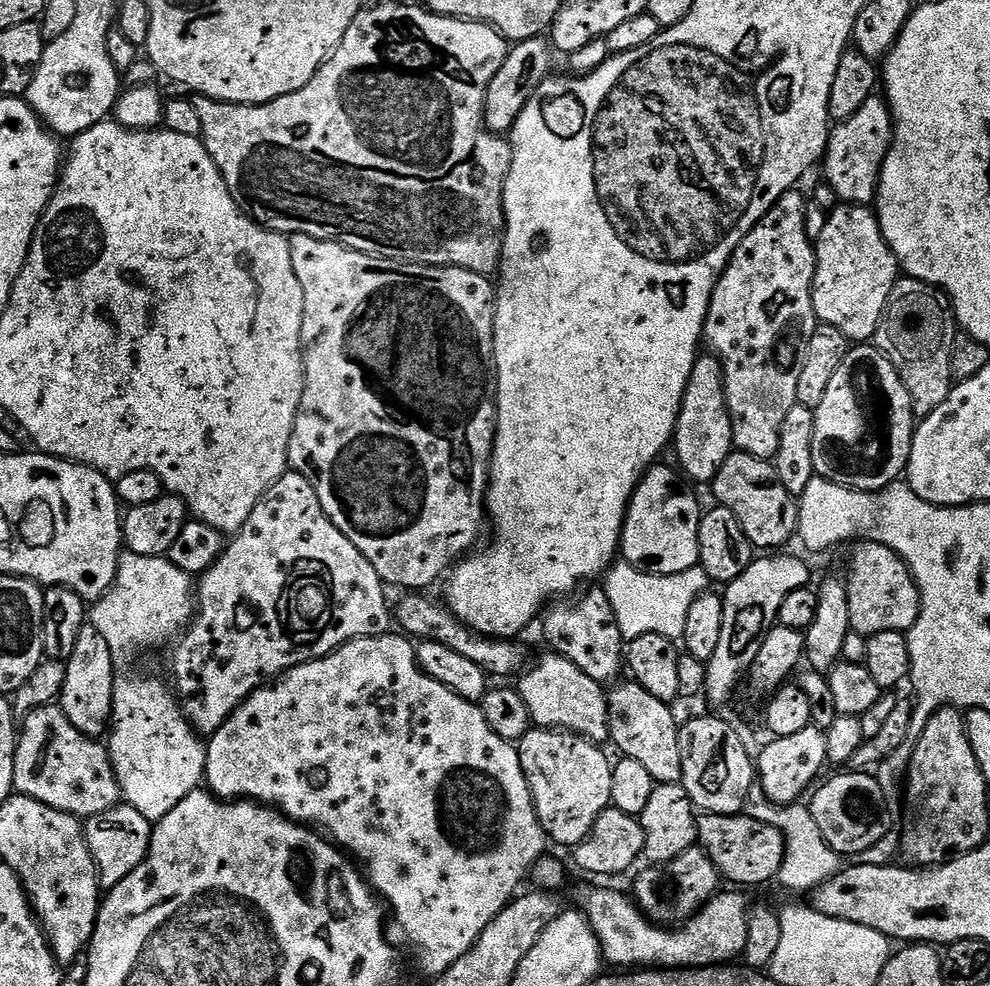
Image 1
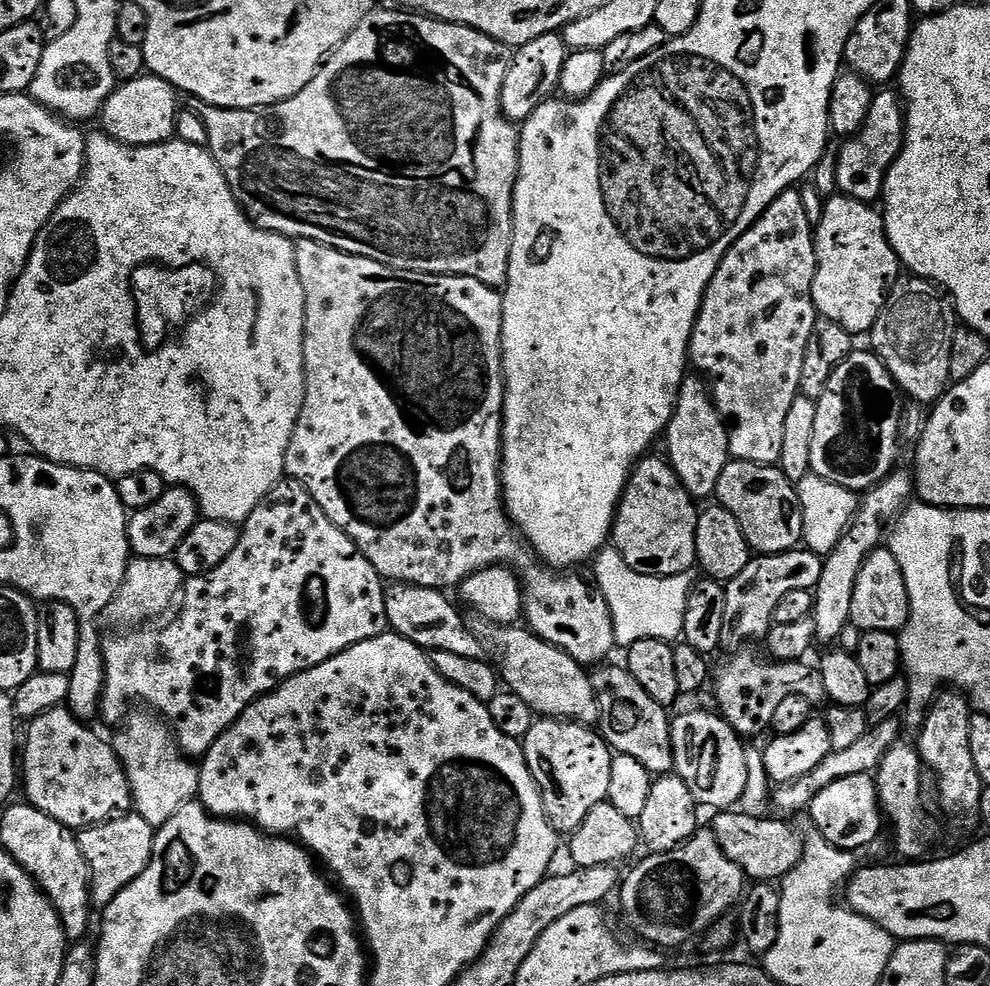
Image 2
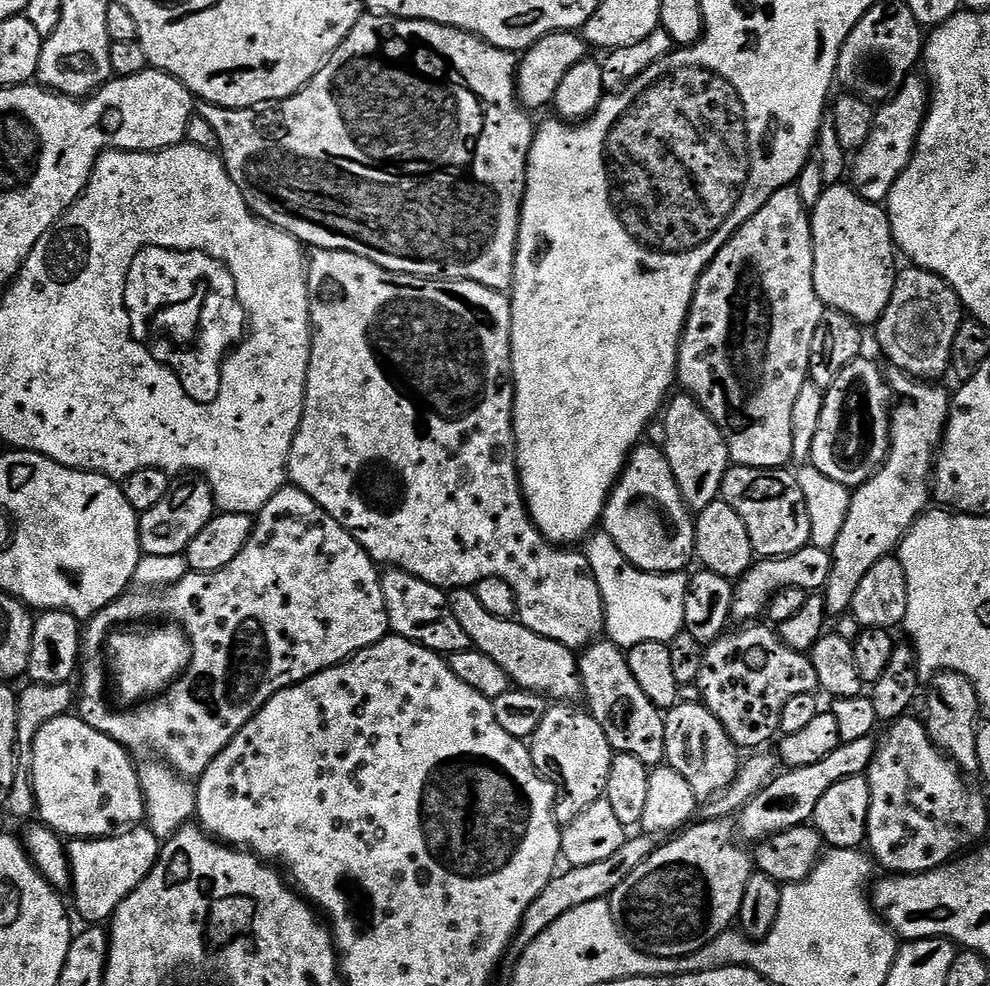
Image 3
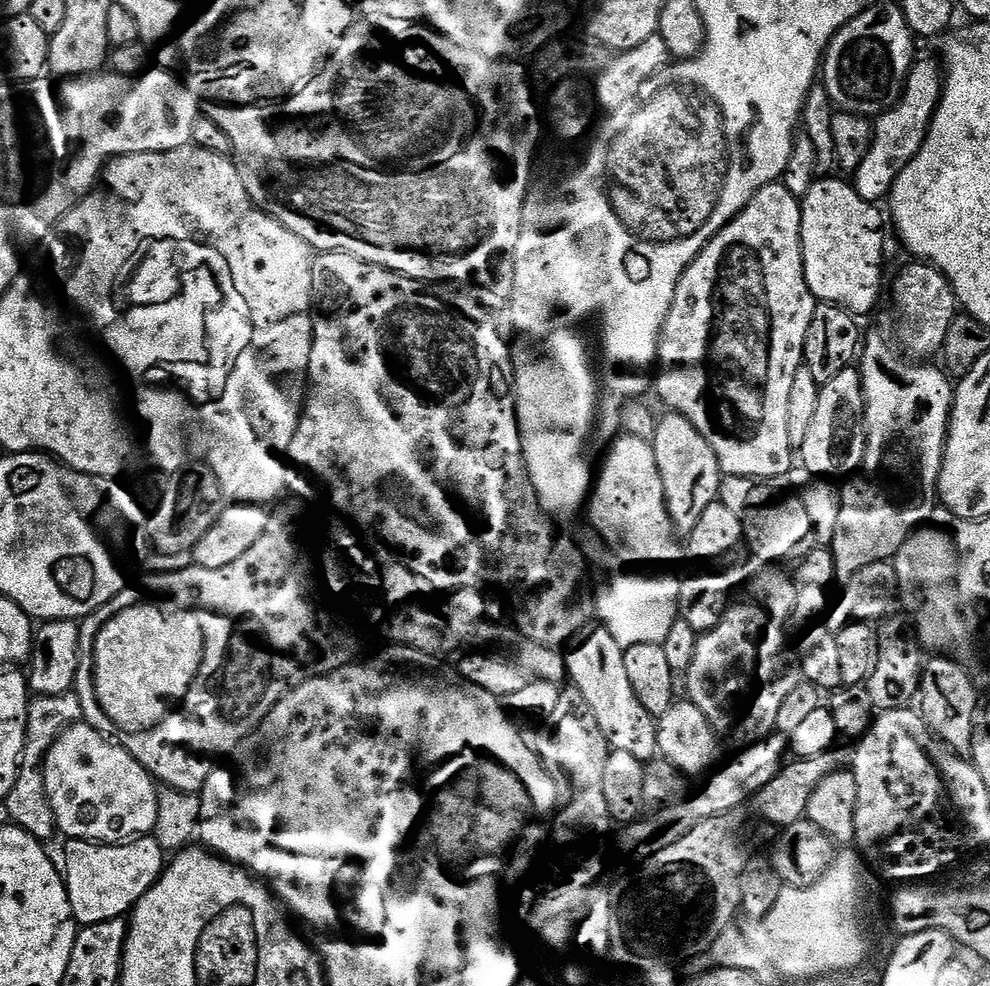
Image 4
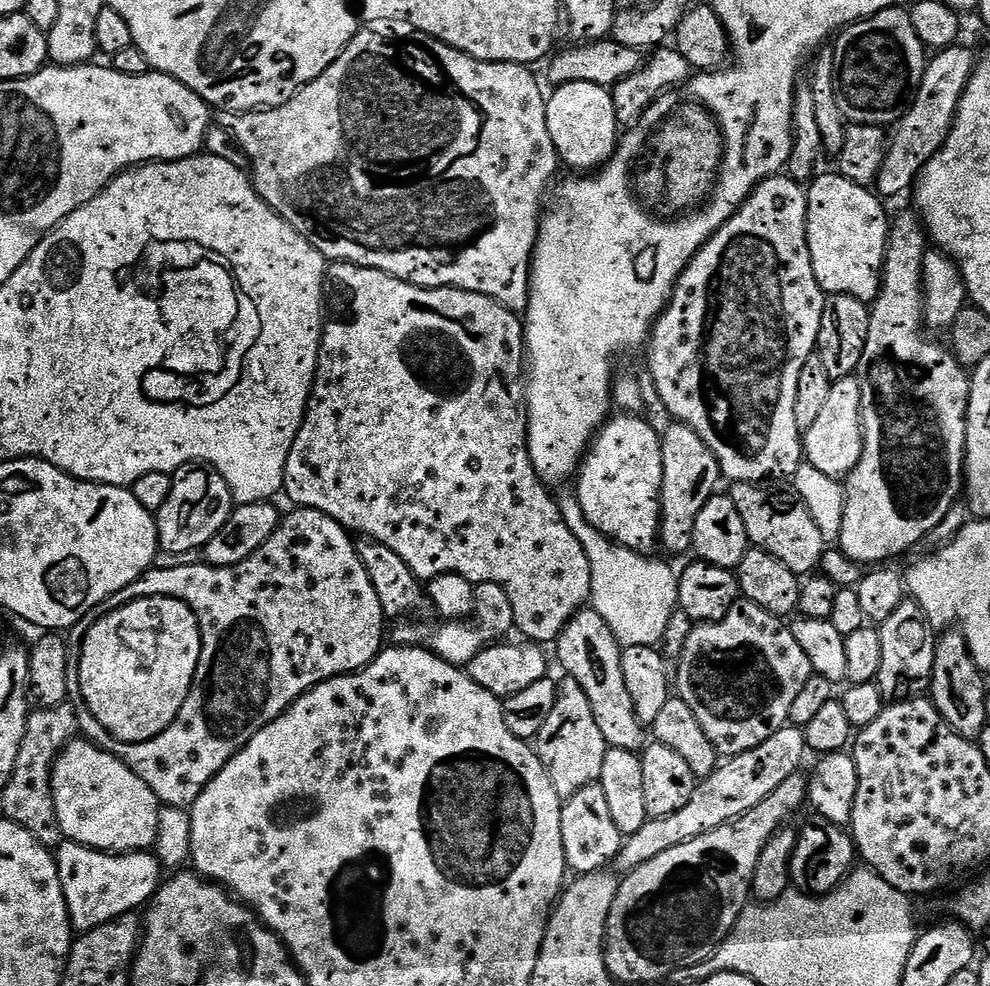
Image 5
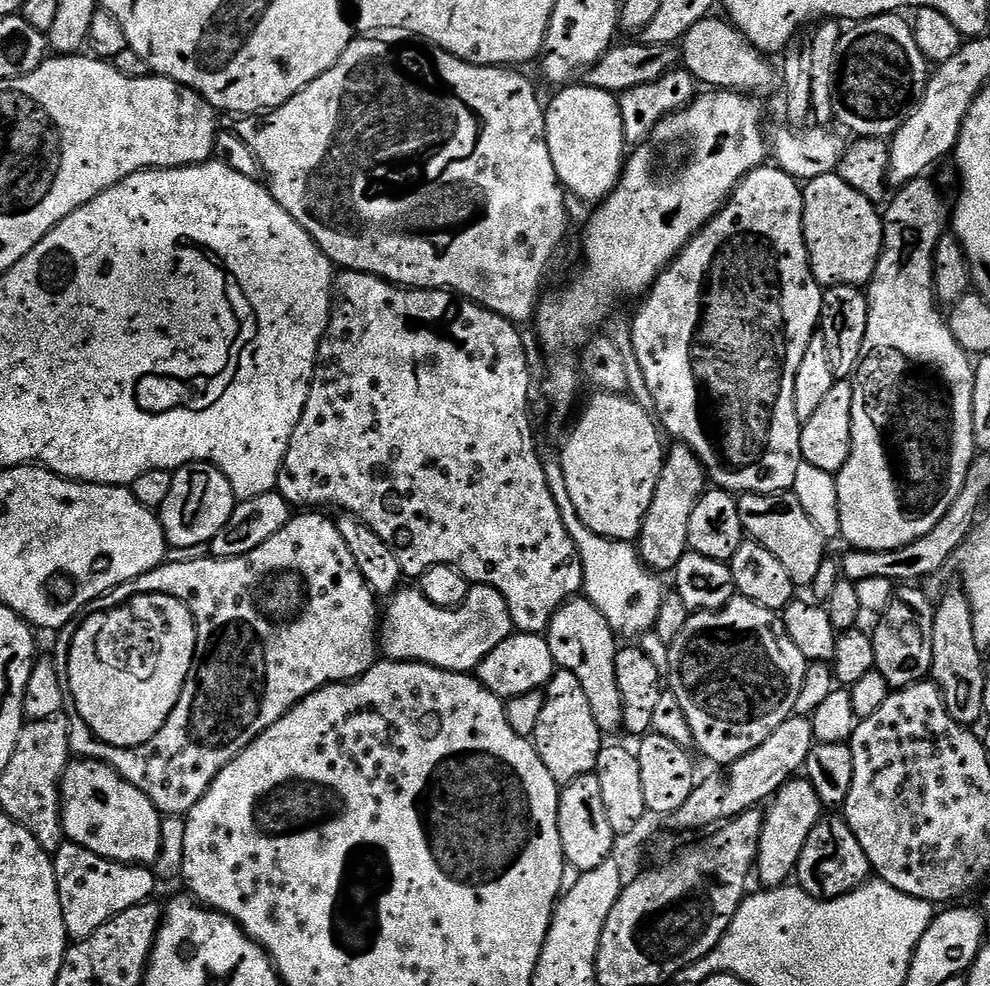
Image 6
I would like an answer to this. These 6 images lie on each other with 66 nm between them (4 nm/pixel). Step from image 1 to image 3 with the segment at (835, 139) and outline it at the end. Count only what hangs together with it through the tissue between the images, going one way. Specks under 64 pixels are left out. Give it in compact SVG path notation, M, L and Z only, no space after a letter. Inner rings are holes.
M909 76L891 100L881 103L875 109L876 124L872 128L870 138L851 157L850 187L871 204L883 205L887 201L894 182L916 151L916 139L920 136L920 127L924 124L930 103L929 89L925 81L920 81L918 76Z

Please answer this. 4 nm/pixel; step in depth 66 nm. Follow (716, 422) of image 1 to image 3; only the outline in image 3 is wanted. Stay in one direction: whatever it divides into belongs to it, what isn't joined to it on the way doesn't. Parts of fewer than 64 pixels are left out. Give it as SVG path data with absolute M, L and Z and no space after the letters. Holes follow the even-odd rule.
M673 395L662 412L666 430L666 442L662 451L670 462L670 470L678 482L678 490L685 504L693 513L698 514L720 496L724 475L730 467L728 447L718 426L702 410L699 402L690 395L679 395Z

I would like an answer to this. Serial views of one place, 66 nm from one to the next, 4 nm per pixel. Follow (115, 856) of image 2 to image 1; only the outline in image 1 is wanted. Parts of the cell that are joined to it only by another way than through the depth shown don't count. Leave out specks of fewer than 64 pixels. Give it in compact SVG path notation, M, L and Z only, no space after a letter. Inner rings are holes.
M123 802L102 814L87 817L83 825L84 841L88 843L88 849L96 863L101 889L107 890L118 886L118 882L122 882L126 874L134 874L134 870L138 870L138 866L148 853L153 827L153 821L142 818L138 810Z

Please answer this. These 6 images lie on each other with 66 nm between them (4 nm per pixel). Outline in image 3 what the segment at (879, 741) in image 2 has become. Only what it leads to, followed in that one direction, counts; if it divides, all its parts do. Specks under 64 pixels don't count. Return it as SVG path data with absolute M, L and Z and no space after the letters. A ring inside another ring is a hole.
M872 736L858 738L858 742L839 744L830 750L830 754L826 754L826 758L810 762L810 766L788 768L773 776L772 781L735 817L741 838L759 842L765 837L777 836L780 832L807 825L815 817L822 794L826 794L834 782L865 775L877 750L877 741Z

